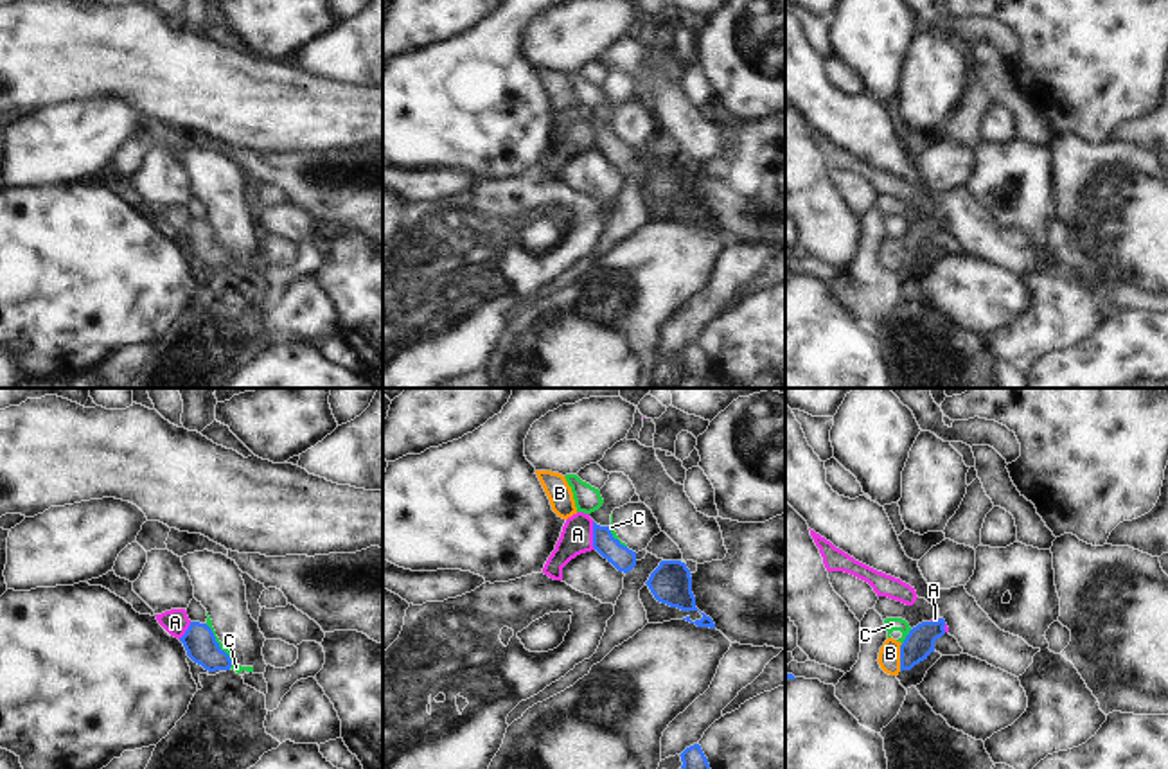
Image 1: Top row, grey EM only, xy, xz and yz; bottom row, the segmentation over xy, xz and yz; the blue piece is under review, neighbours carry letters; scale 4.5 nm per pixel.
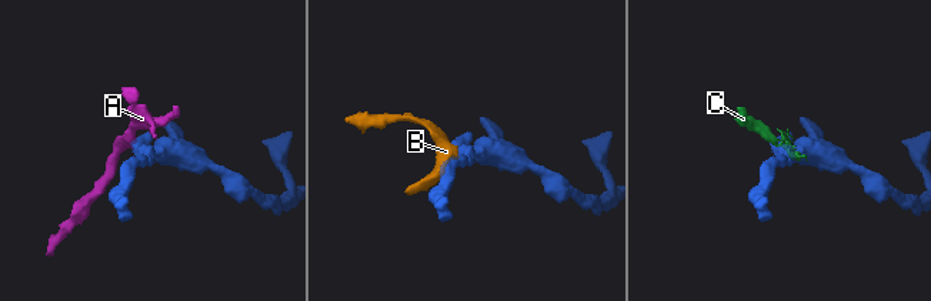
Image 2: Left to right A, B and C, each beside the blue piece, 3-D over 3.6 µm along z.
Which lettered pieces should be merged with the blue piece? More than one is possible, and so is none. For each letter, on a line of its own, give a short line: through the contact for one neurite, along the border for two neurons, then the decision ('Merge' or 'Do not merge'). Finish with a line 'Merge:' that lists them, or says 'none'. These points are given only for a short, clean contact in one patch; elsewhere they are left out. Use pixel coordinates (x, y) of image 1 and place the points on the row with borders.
A: Line: xz (592, 521), (592, 545), (595, 548). Do not merge
B: Line: yz (919, 644), (901, 658), (890, 653). Merge
C: Line: xy (205, 624), (229, 656), (230, 667). Do not merge
Merge: B

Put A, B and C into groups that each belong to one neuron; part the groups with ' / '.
A / B / C

